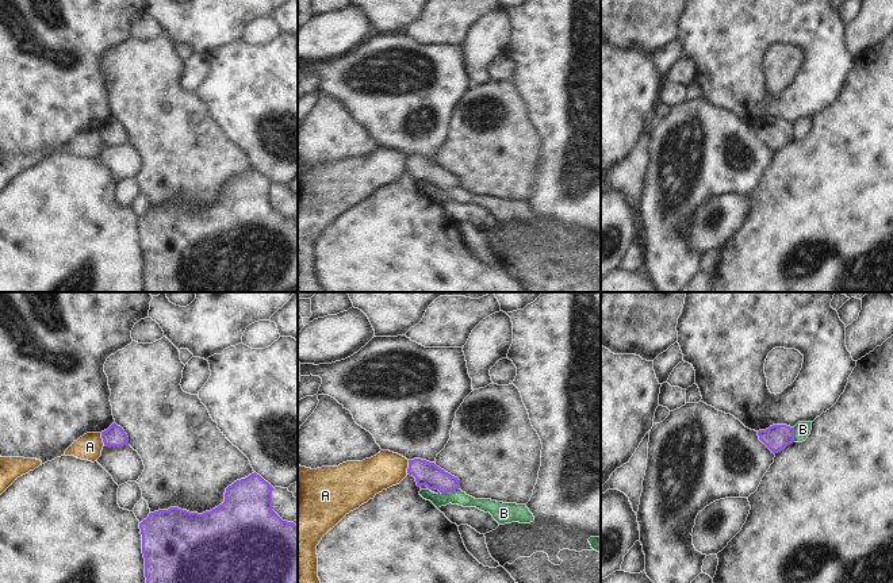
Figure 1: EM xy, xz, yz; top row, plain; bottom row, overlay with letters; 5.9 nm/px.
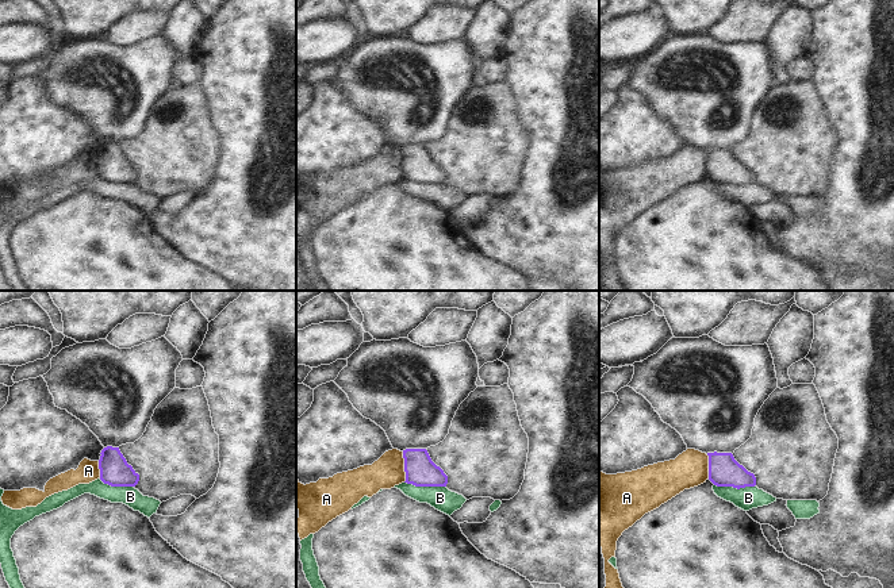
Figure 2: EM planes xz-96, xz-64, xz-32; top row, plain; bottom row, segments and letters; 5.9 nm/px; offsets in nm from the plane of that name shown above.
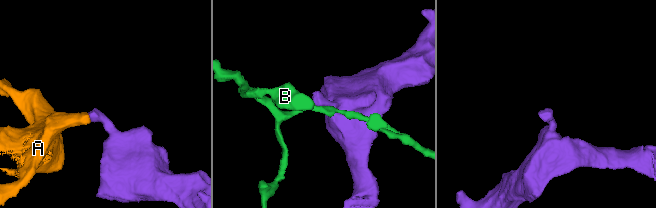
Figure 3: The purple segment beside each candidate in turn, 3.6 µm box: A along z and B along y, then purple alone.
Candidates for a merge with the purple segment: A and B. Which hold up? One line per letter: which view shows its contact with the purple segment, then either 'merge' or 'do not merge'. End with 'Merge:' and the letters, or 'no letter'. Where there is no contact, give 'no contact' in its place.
A: xy | do not merge
B: xz | do not merge
Merge: no letter

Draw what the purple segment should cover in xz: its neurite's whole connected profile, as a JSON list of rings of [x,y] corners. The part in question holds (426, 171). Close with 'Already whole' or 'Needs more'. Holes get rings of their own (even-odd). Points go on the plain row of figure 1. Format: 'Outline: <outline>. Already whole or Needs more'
Outline: [[[409,157],[407,170],[415,174],[418,184],[426,183],[429,187],[436,185],[441,191],[460,185],[460,177],[457,174],[426,157]]]. Already whole.

